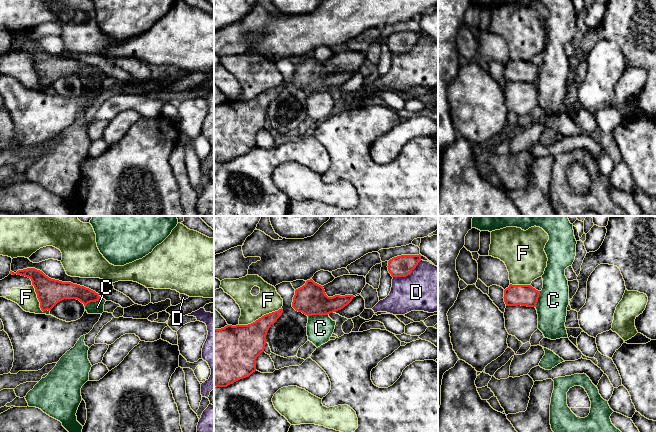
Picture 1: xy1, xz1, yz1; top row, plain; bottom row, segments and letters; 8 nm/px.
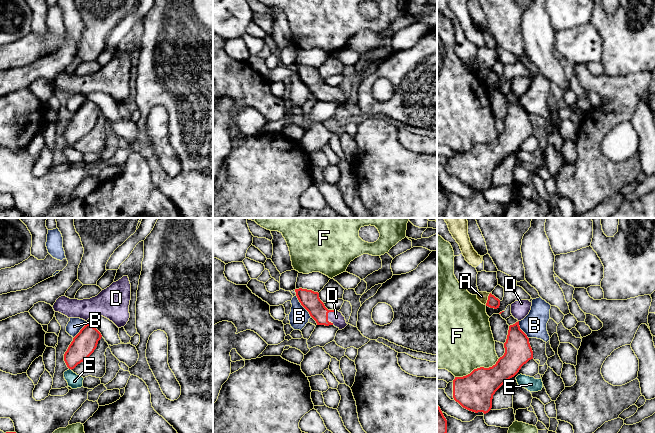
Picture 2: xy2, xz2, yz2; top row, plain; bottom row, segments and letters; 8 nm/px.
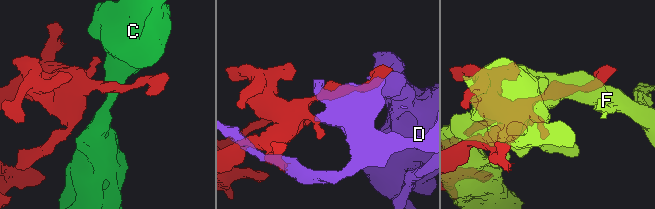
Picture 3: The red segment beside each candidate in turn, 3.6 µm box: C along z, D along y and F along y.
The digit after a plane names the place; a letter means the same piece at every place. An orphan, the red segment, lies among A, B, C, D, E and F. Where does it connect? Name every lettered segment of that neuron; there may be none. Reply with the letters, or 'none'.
D

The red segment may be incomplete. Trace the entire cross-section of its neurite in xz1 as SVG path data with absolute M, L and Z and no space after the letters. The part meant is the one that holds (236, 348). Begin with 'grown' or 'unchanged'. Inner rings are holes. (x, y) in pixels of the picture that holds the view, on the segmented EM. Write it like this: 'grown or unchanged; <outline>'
unchanged; M281 308L248 325L227 325L221 329L214 328L214 386L227 387L240 379L249 377L256 371L256 359L264 352L267 332L282 313Z

